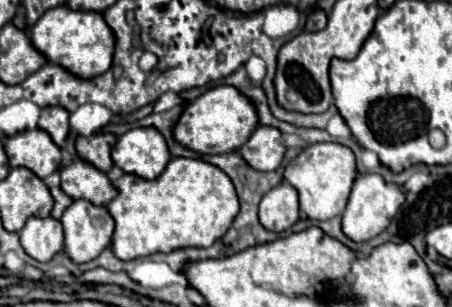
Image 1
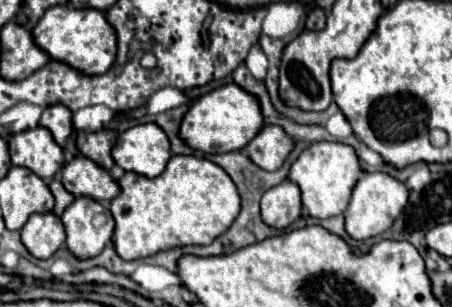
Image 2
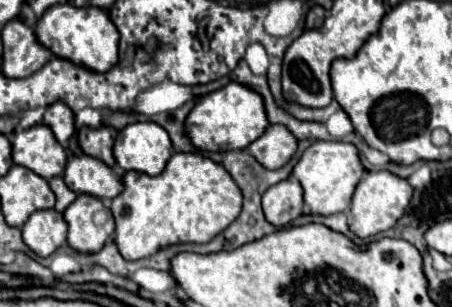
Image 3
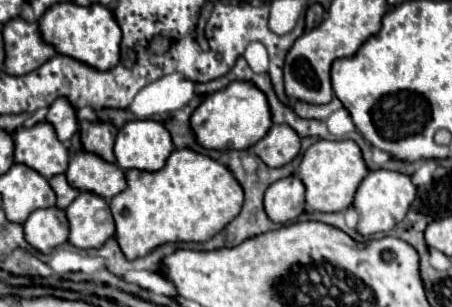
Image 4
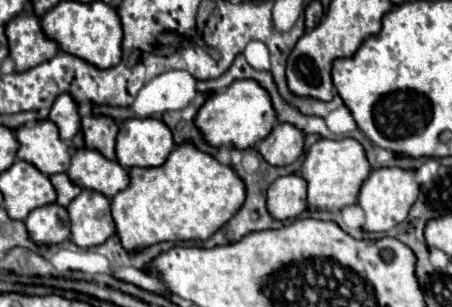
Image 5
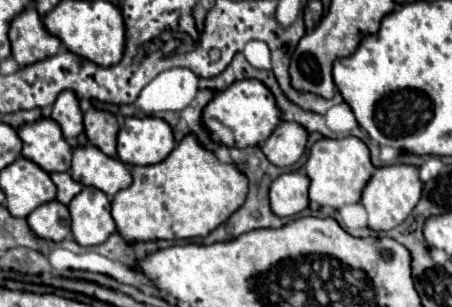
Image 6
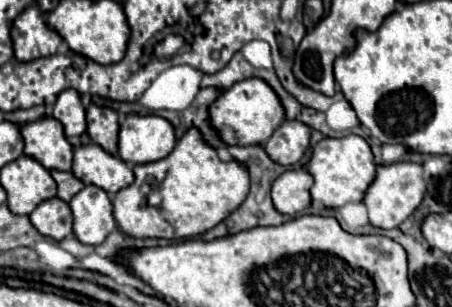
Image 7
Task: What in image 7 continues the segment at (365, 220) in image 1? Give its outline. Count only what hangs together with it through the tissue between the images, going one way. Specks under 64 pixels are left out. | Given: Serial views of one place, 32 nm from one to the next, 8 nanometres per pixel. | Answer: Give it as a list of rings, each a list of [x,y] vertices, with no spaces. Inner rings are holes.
[[[396,162],[390,166],[378,166],[376,178],[368,186],[364,194],[364,204],[368,208],[368,220],[374,228],[390,230],[400,226],[422,202],[422,196],[426,192],[426,180],[422,178],[422,166],[414,162]]]

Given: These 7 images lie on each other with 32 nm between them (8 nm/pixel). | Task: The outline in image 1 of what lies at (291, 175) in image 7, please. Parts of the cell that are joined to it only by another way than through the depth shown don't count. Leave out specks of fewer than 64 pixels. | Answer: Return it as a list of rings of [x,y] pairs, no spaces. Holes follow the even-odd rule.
[[[282,182],[272,188],[260,202],[260,224],[270,232],[286,232],[298,220],[298,194],[296,190]]]

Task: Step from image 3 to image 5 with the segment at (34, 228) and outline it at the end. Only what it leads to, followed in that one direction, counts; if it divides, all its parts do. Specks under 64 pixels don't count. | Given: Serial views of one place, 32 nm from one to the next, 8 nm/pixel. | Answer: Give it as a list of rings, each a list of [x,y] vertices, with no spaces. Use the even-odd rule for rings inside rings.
[[[58,204],[36,208],[26,218],[26,230],[36,246],[62,244],[70,236],[68,212]]]

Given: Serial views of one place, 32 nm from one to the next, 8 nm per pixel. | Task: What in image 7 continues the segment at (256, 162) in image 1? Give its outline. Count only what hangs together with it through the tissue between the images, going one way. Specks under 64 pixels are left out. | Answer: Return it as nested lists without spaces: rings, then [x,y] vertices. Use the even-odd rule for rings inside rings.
[[[284,120],[270,136],[270,140],[264,144],[264,150],[280,166],[296,164],[308,148],[310,132],[312,130],[302,122]]]

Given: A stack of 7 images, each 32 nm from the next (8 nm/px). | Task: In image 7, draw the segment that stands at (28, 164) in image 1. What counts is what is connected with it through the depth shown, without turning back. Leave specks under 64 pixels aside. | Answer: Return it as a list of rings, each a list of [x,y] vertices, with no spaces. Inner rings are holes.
[[[40,118],[20,126],[24,154],[38,160],[46,170],[70,170],[72,146],[64,136],[62,124],[54,118]]]

